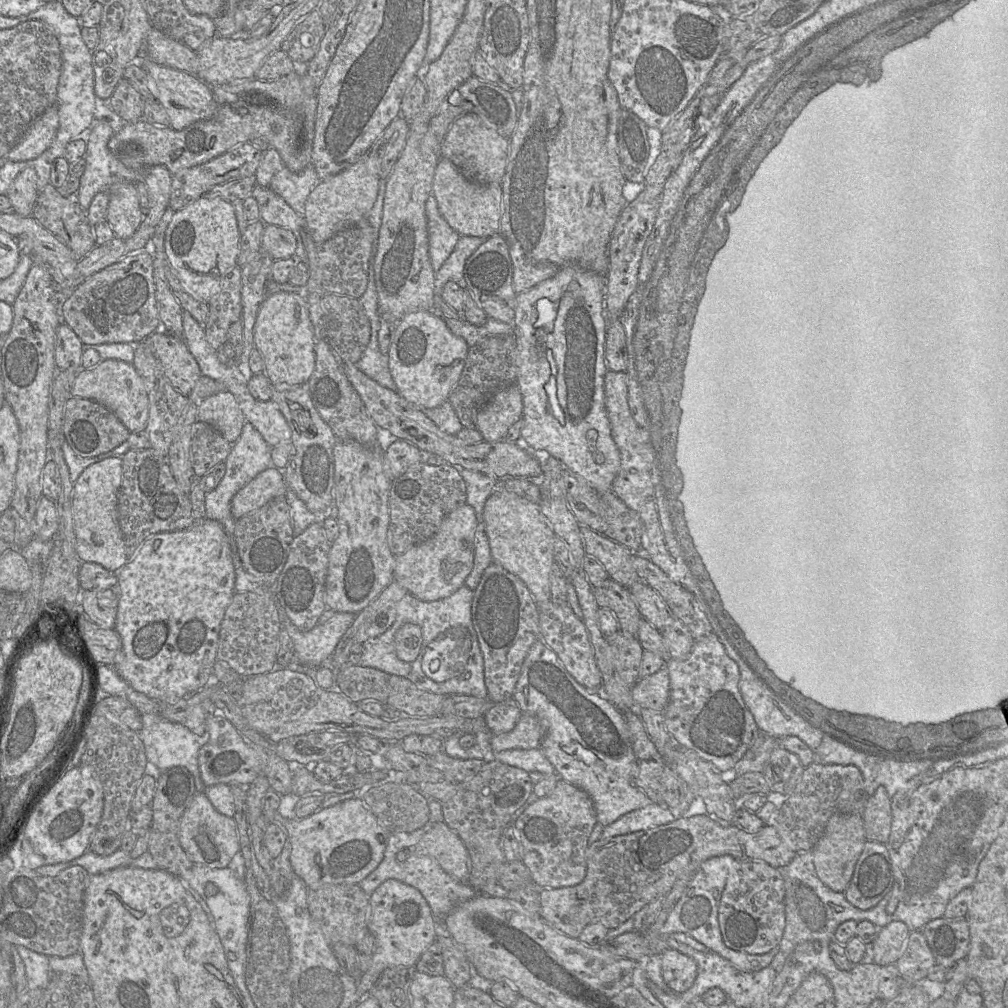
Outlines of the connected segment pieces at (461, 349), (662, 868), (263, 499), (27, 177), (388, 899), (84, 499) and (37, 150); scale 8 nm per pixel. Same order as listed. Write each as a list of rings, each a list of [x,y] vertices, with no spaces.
[[[432,312],[408,313],[400,320],[388,352],[397,392],[421,409],[442,405],[461,377],[469,348],[463,338],[455,336],[445,321]]]
[[[710,815],[681,816],[668,824],[599,839],[588,845],[584,880],[575,886],[540,888],[540,917],[556,930],[578,939],[590,923],[599,922],[608,929],[620,926],[647,904],[664,897],[677,881],[690,881],[700,865],[712,857],[729,855],[734,859],[753,859],[780,869],[788,865],[796,854],[786,846],[772,822],[755,833],[747,833],[732,824],[719,823]]]
[[[268,468],[241,488],[232,498],[230,509],[234,519],[249,514],[275,497],[286,495],[287,484],[282,470]]]
[[[31,167],[22,170],[7,191],[15,213],[21,216],[32,216],[38,194],[37,174]]]
[[[398,880],[384,881],[369,895],[367,927],[375,937],[375,948],[369,969],[356,980],[360,999],[369,995],[373,983],[386,968],[416,964],[421,954],[435,942],[436,920],[421,893]]]
[[[121,457],[106,458],[88,466],[74,482],[72,490],[76,555],[82,562],[100,564],[111,572],[121,569],[127,563],[117,514],[121,479]]]
[[[54,104],[27,128],[21,140],[6,155],[7,160],[21,162],[38,158],[52,144],[58,128],[58,108]]]

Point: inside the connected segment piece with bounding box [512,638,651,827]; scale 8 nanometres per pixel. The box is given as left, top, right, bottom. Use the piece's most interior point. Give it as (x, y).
(586, 739)

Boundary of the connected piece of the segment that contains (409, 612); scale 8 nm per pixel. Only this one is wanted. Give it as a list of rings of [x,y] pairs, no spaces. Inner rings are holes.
[[[466,585],[461,586],[451,596],[435,601],[422,601],[407,593],[397,605],[397,616],[392,626],[383,634],[364,642],[362,653],[351,652],[348,664],[407,677],[418,688],[434,694],[488,698],[483,655],[472,623],[473,595],[473,590]],[[406,623],[415,623],[422,630],[422,646],[412,663],[400,660],[395,649],[396,632]]]

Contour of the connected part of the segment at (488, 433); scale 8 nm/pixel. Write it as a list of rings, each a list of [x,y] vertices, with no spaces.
[[[513,383],[496,393],[479,411],[475,428],[486,442],[504,439],[512,424],[522,418],[523,401],[519,387]]]

